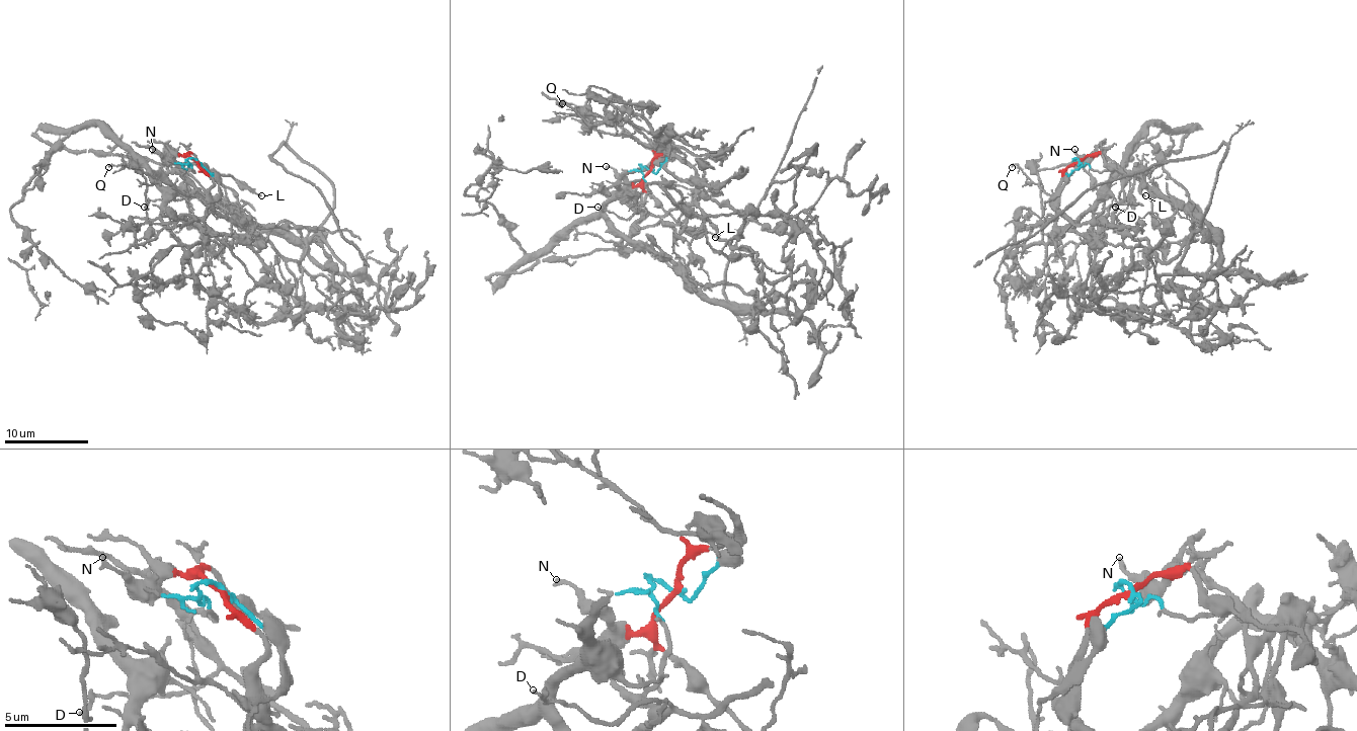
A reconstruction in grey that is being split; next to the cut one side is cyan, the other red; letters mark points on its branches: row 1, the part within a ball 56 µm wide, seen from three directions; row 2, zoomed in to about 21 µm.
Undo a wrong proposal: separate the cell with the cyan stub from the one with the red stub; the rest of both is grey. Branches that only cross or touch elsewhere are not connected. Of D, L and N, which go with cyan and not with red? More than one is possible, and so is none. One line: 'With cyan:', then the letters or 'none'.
With cyan: D

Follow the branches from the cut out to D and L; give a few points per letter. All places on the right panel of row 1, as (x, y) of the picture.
D: (1079, 161), (1076, 159), (1079, 163), (1100, 171), (1116, 169), (1120, 198), (1127, 200), (1118, 200), (1114, 207)
L: (1079, 161), (1100, 155), (1116, 169), (1135, 173), (1141, 179), (1141, 192), (1145, 196)

